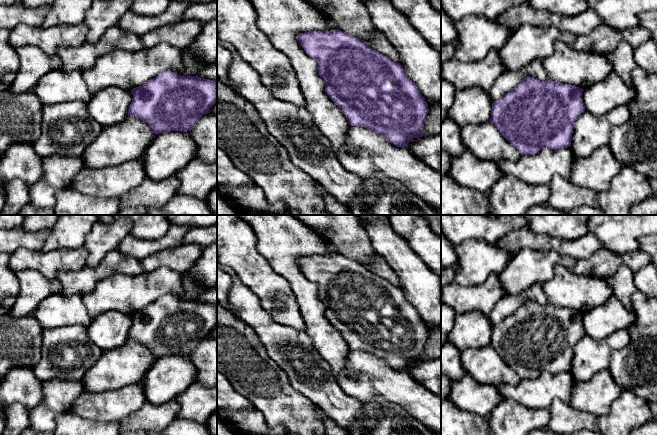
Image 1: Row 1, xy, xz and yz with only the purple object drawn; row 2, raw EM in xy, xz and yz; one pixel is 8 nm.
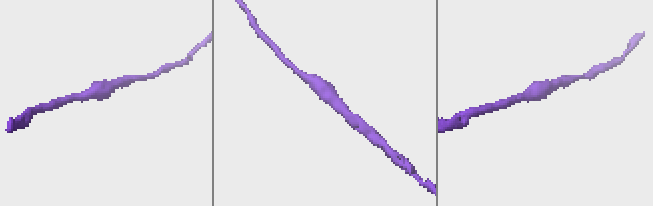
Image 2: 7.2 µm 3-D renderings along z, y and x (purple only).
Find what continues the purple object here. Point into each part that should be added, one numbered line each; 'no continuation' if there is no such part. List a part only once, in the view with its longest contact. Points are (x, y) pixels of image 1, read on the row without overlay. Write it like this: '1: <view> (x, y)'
no continuation

